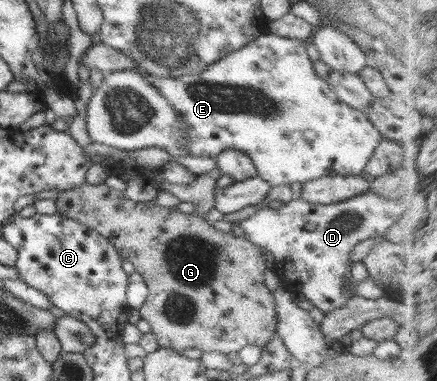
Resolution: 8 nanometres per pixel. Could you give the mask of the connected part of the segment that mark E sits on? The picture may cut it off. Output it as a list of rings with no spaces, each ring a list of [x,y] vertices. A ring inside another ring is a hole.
[[[266,32],[258,36],[258,38],[252,42],[245,44],[242,48],[229,52],[226,56],[217,60],[202,72],[191,75],[183,74],[176,78],[172,78],[171,76],[152,76],[151,74],[144,74],[144,76],[149,83],[152,83],[160,91],[164,99],[170,101],[170,106],[172,106],[172,109],[176,112],[176,116],[182,120],[182,124],[188,126],[186,150],[188,150],[188,154],[192,157],[210,157],[216,160],[218,154],[222,154],[222,150],[232,150],[232,148],[234,148],[234,150],[240,150],[242,154],[246,154],[246,156],[252,160],[257,171],[257,177],[268,182],[270,187],[292,185],[295,182],[302,185],[308,183],[308,181],[326,176],[361,176],[383,137],[373,126],[372,122],[366,119],[363,112],[350,108],[348,104],[339,101],[336,93],[332,90],[332,87],[327,81],[316,75],[316,71],[314,71],[314,67],[312,67],[313,62],[310,61],[310,57],[308,57],[308,53],[306,53],[308,43],[308,40],[289,39]]]

